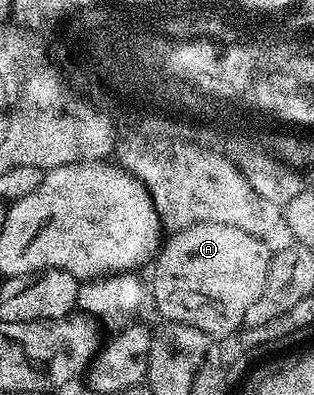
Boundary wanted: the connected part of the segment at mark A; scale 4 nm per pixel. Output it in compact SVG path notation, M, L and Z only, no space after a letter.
M221 222L194 224L188 228L182 228L179 232L171 232L169 238L171 240L164 239L162 241L161 247L154 257L153 267L155 266L155 269L151 272L151 284L149 280L149 296L150 299L151 296L155 299L156 310L164 316L162 318L164 321L193 326L216 338L224 338L223 336L231 335L231 337L234 337L244 327L243 319L245 318L245 313L249 311L249 305L260 296L261 290L265 290L265 274L269 274L269 262L273 255L272 249L260 237L253 234L245 234L245 230L237 230L237 226L225 226Z

